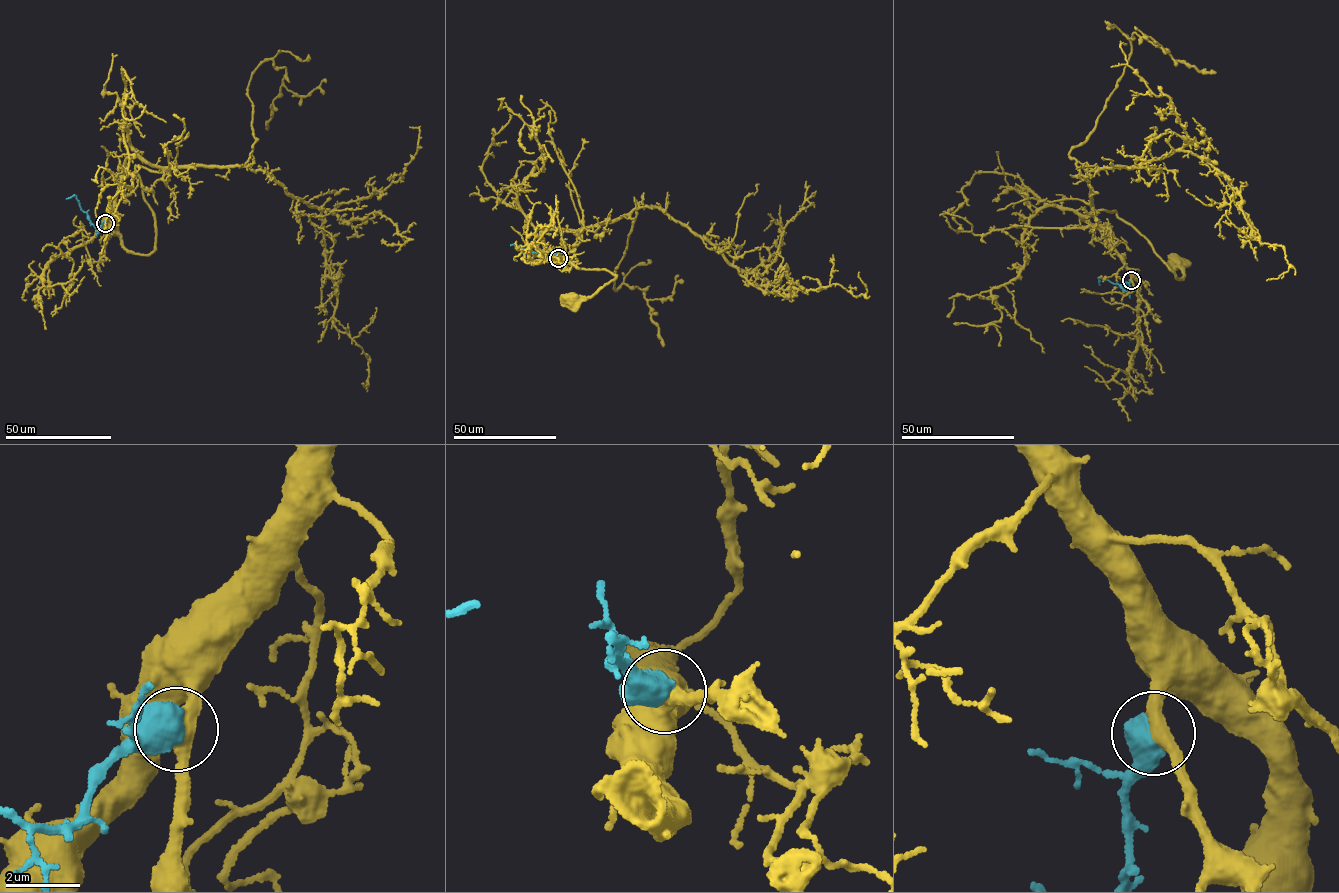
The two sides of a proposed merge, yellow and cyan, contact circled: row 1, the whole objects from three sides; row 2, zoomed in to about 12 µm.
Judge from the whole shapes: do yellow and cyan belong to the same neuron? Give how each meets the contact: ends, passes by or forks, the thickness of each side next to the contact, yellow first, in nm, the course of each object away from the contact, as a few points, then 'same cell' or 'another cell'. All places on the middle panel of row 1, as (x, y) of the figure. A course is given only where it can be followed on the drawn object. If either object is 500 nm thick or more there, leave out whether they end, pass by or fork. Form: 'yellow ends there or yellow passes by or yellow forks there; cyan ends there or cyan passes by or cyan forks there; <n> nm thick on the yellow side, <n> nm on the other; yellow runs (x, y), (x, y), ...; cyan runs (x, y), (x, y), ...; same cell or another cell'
380 nm thick on the yellow side, 850 nm on the other; yellow runs (558, 258), (541, 234), (578, 232), (581, 242), (556, 260), (616, 277), (587, 298), (571, 299); cyan runs (558, 258), (511, 245); same cell

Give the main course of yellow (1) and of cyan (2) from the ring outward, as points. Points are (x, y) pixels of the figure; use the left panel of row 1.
1: (106, 223), (128, 158), (166, 168), (135, 167), (154, 217), (153, 250), (127, 249), (111, 226)
2: (105, 223), (96, 229), (82, 211), (76, 197), (66, 199)

